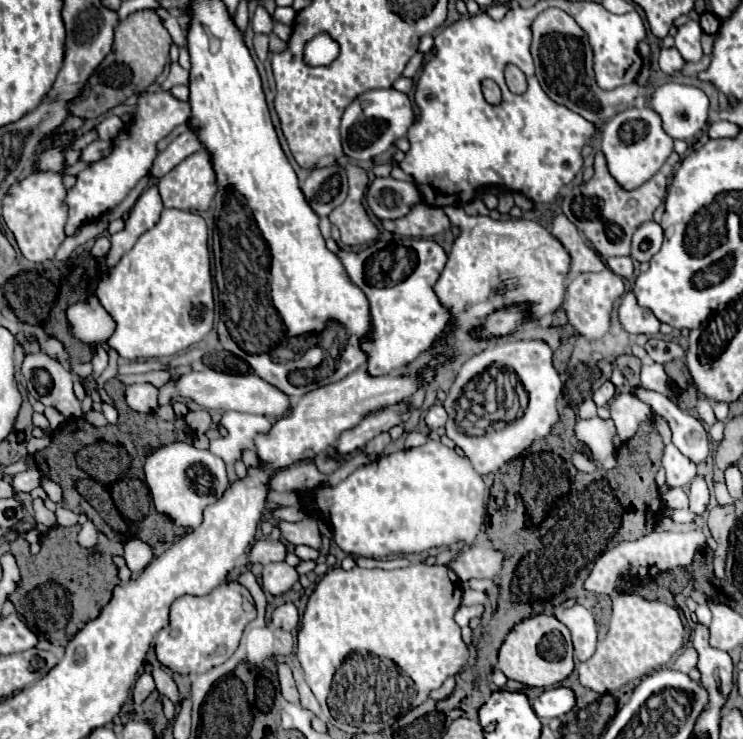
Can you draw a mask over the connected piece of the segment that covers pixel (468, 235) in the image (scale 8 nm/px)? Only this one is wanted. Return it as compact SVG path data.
M460 206L458 208L444 208L446 216L452 224L458 224L462 234L454 240L452 252L448 254L446 268L440 280L434 286L436 296L450 308L452 318L458 322L458 332L468 334L472 328L482 324L482 320L506 304L516 302L530 302L534 308L534 316L544 318L564 302L566 294L566 276L570 268L570 256L562 248L562 244L538 222L532 220L492 220L490 216L468 216Z

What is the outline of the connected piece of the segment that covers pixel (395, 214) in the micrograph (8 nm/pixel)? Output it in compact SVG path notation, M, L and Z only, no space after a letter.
M374 178L366 188L366 202L372 214L380 220L396 220L406 216L414 204L420 202L418 190L412 182L394 178Z

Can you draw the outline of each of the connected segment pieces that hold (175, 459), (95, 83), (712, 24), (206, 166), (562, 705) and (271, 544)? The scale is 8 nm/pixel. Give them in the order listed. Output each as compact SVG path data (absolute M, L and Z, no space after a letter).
M174 442L154 450L146 458L144 474L156 510L170 516L172 522L182 528L196 528L202 522L202 510L206 504L218 500L218 496L228 488L224 462L210 450L198 450L184 442Z
M140 10L130 14L126 20L120 20L114 30L112 52L104 58L102 68L98 66L98 70L94 72L86 88L90 92L106 96L106 106L100 110L110 110L118 104L124 104L128 98L146 90L164 70L164 64L168 62L170 44L172 44L172 38L168 30L162 26L154 10Z
M704 12L702 14L702 18L700 18L700 26L702 26L702 30L706 32L706 34L710 34L710 36L714 36L718 30L720 30L720 20L714 16L714 14L710 14L710 12Z
M204 148L192 156L188 156L184 162L180 162L176 168L172 168L168 174L164 174L158 180L158 190L162 196L162 202L166 208L178 208L178 210L192 210L192 212L204 212L212 206L212 200L218 192L216 186L216 174L212 168L212 154Z
M552 688L544 690L534 702L532 708L538 718L558 718L574 708L574 692L570 688Z
M256 540L248 560L250 562L260 562L260 564L272 564L272 562L282 562L286 558L286 544L280 540Z

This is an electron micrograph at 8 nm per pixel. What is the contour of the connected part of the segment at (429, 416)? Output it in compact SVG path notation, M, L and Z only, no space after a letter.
M434 404L434 406L426 412L424 422L426 422L426 426L428 426L430 430L438 430L440 426L446 424L446 418L448 418L448 414L446 414L446 410L442 408L442 404Z

